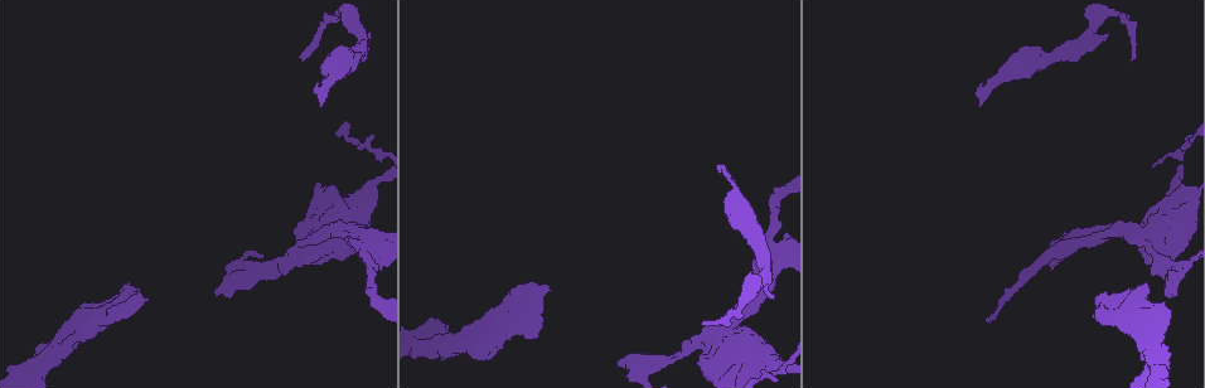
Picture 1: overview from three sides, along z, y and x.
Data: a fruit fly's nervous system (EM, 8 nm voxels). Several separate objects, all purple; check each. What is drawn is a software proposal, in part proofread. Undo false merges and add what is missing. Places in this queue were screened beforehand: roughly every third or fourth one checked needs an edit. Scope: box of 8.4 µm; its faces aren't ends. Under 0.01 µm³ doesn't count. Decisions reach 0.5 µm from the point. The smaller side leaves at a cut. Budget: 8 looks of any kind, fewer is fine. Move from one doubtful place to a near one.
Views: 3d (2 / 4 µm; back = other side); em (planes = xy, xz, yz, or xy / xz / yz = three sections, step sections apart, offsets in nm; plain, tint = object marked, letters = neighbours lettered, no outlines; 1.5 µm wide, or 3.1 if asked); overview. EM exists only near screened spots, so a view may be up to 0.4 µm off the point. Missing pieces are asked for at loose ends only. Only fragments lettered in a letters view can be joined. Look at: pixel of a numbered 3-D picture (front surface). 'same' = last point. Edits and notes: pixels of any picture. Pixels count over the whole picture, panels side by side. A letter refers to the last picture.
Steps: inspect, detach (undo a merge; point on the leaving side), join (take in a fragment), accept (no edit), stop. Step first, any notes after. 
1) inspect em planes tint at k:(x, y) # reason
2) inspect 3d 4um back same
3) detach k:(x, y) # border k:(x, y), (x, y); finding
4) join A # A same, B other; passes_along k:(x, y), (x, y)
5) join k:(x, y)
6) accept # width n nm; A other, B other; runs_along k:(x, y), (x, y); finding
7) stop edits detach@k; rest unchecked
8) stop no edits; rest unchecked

inspect em planes tint at 1:(695, 345) # sudden change in width

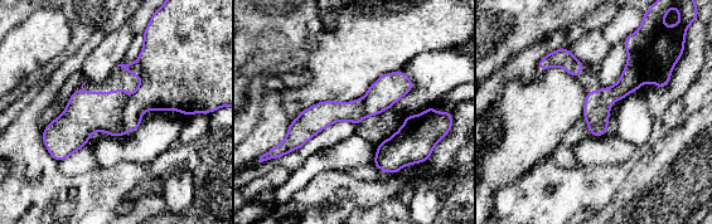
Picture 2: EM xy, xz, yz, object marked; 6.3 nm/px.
inspect em planes letters same # see the neighbours

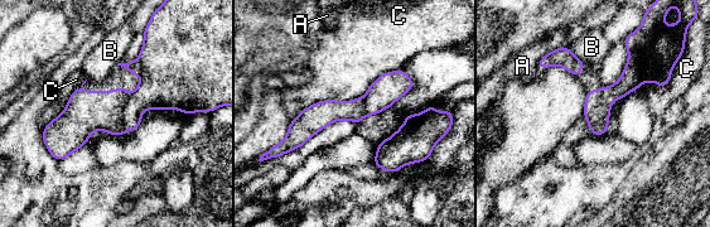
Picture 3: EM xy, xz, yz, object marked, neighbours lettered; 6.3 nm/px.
detach 3:(87, 111) # A other, B other, C other; border 3:(130, 95), (122, 114), (125, 130); a second neuron is stuck on

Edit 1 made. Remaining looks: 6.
inspect overview # see it whole again

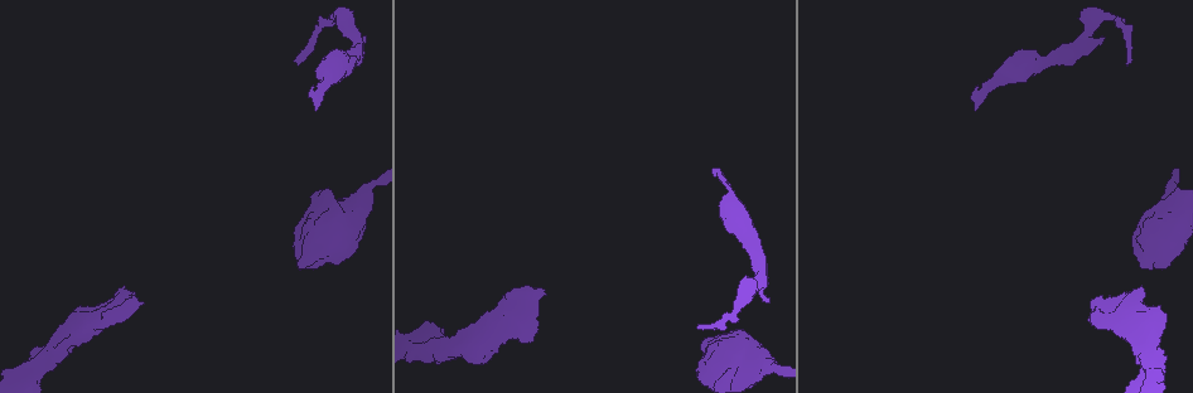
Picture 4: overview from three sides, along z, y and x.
inspect 3d 4um back at 4:(975, 109) # thin end

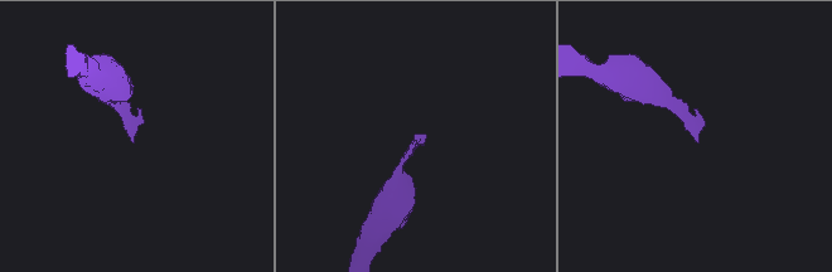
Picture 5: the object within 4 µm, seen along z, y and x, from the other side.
inspect em planes letters at 5:(698, 140)

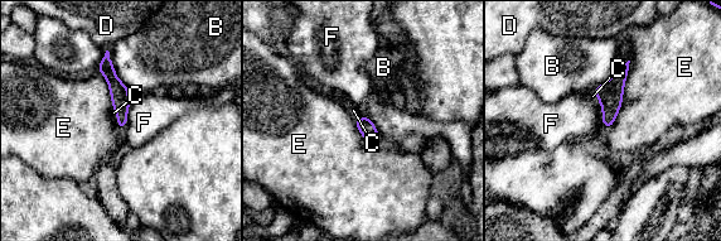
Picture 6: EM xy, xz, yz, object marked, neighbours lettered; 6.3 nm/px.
join 6:(593, 96) # B other, C same, D other, E other, F other; passes_along 6:(610, 94), (603, 110), (593, 96); it goes on there

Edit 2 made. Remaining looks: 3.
stop edits detach@3, join@6; rest unchecked

